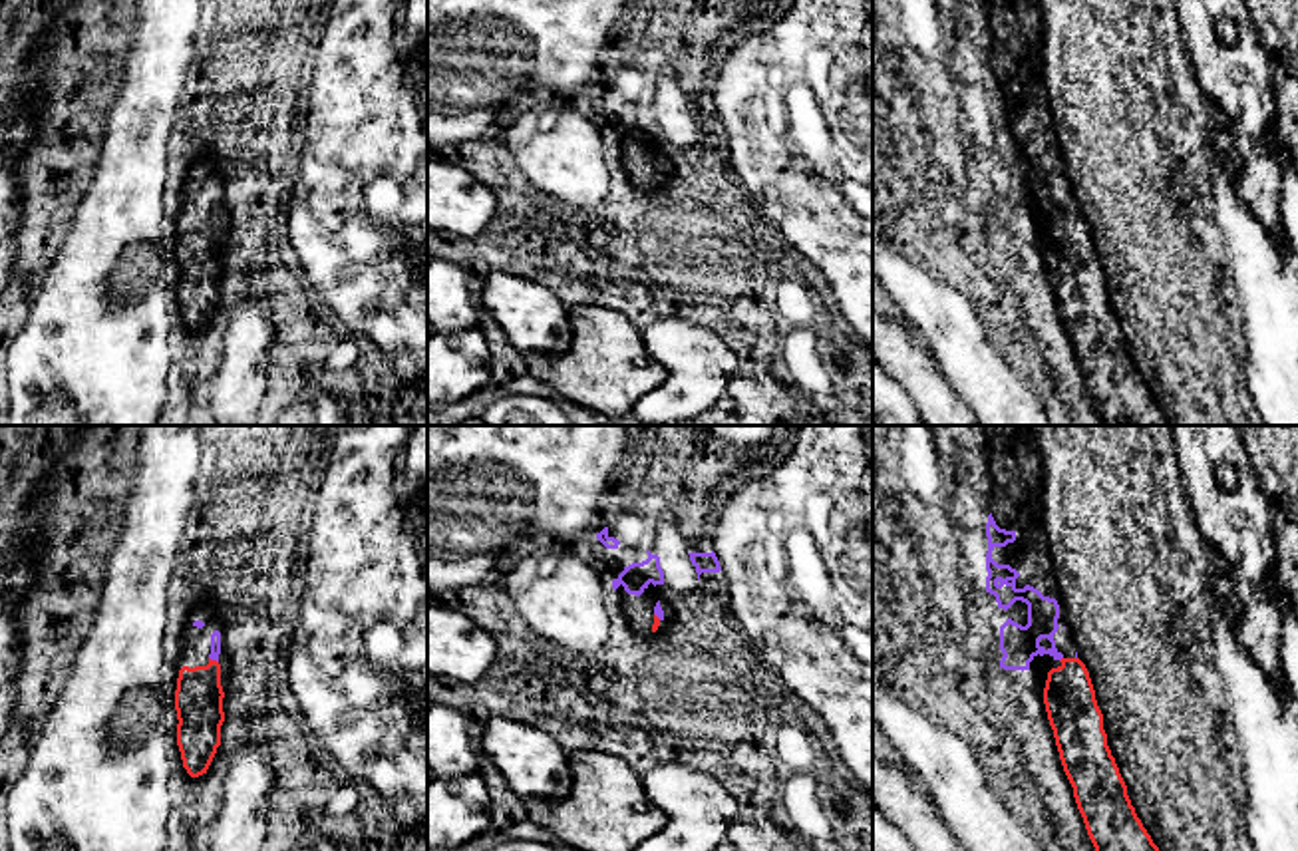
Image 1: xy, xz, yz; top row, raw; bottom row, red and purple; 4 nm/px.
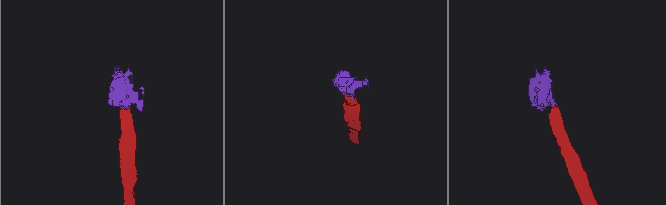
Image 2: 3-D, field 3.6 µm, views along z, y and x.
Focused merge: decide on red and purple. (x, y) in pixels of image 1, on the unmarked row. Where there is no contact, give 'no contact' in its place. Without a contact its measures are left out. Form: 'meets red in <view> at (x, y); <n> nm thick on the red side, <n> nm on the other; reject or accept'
meets red in xy at (213, 215); 190 nm thick on the red side, 50 nm on the other; accept

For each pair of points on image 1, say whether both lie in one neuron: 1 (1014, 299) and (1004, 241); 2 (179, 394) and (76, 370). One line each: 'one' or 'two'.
1: one
2: two

